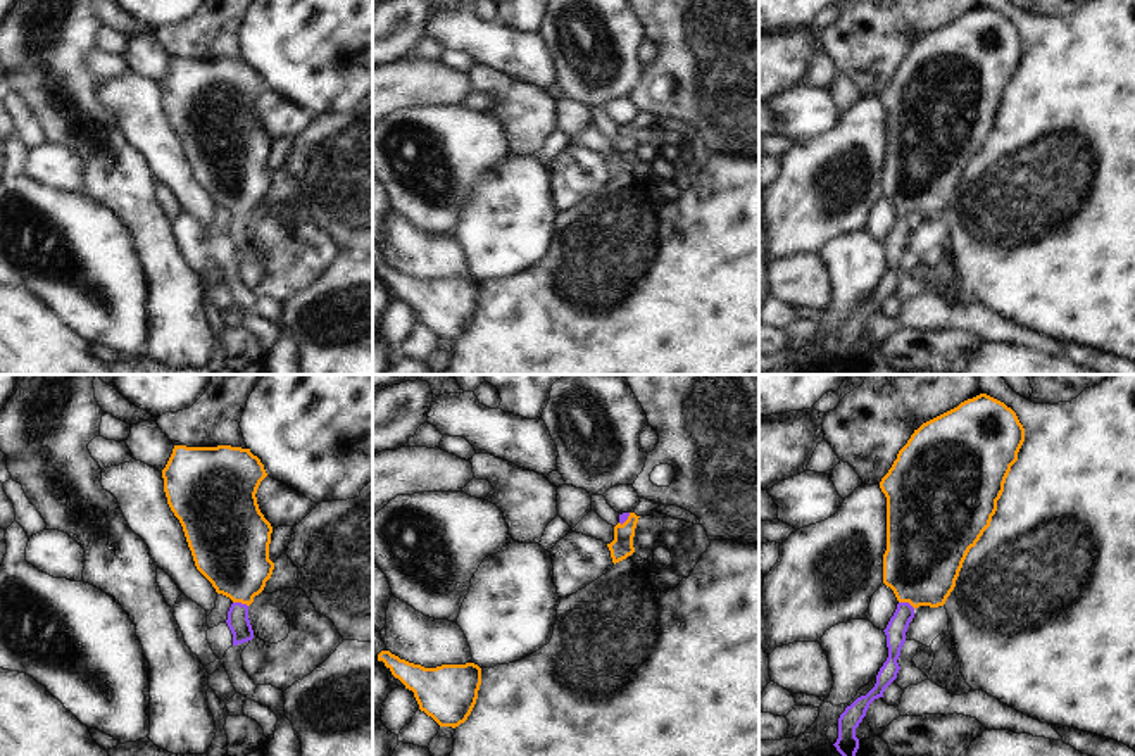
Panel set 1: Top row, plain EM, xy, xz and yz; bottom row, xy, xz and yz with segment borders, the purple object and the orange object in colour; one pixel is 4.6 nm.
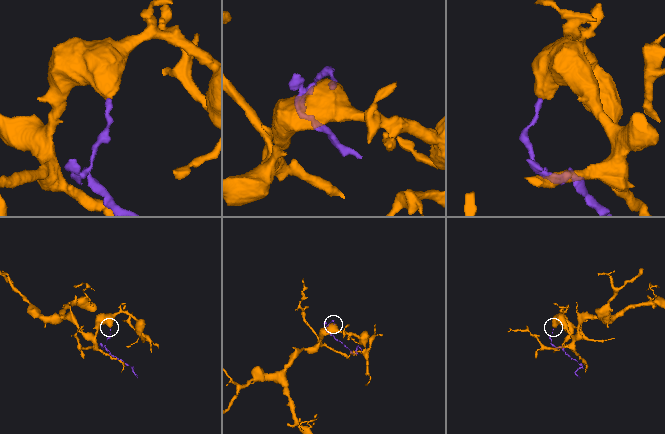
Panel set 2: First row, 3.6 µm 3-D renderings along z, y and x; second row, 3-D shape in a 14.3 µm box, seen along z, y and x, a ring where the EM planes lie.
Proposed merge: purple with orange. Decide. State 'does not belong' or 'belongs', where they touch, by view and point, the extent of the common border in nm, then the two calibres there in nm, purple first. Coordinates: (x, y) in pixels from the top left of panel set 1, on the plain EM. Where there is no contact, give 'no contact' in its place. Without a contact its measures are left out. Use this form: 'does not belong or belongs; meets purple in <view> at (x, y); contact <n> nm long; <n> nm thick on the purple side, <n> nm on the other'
belongs; meets purple in yz at (908, 216); contact 90 nm long; 100 nm thick on the purple side, 360 nm on the other

